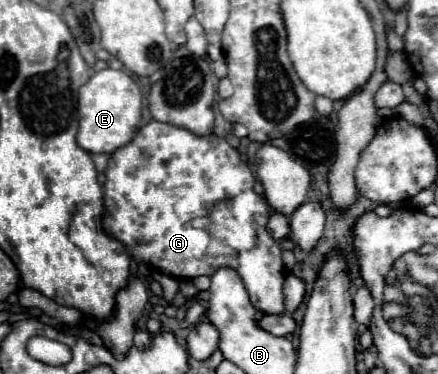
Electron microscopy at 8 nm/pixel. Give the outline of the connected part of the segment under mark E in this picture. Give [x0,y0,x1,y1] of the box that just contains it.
[76,68,142,154]

